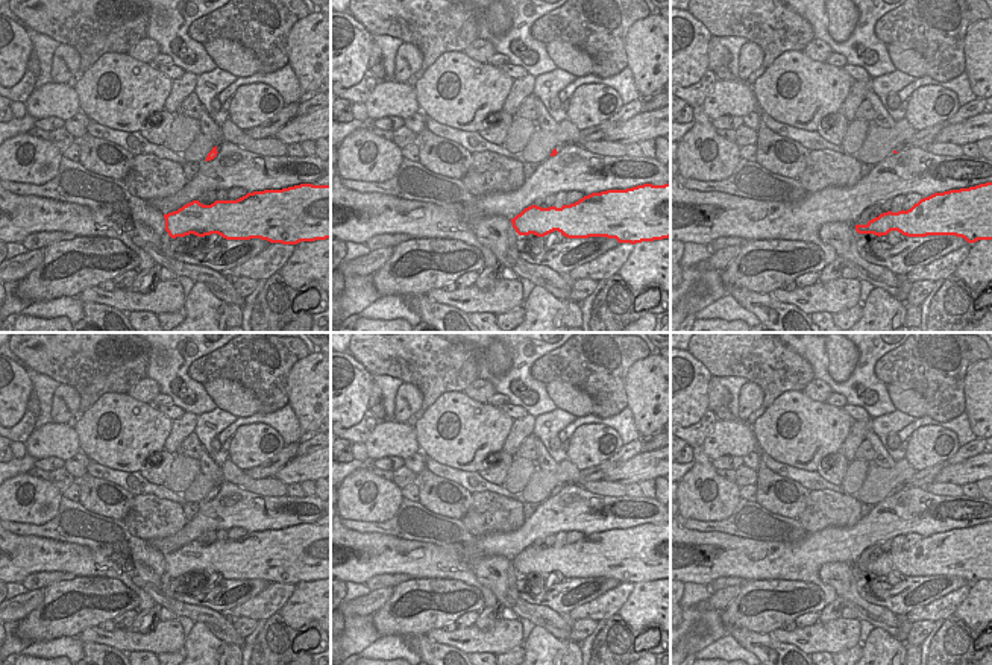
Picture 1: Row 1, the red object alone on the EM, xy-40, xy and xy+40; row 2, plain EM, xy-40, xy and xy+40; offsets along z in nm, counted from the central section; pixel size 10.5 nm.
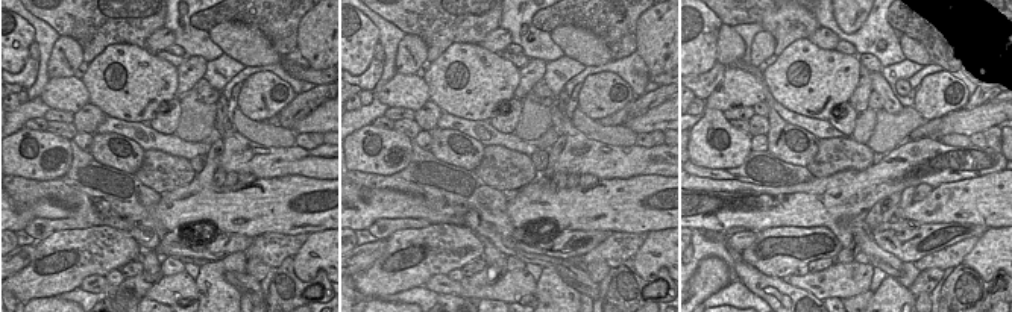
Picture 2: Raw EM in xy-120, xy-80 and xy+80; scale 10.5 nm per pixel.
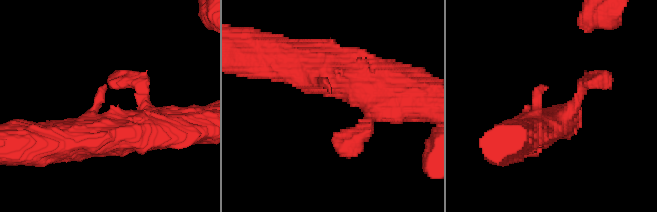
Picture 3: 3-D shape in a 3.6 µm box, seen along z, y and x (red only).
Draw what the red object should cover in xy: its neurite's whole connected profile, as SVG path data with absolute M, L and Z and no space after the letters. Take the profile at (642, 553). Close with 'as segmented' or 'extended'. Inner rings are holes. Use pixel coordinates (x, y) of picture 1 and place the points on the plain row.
M670 522L592 533L561 548L531 545L511 563L519 575L558 571L567 578L607 577L631 585L669 578Z | as segmented

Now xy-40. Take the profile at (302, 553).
M300 524L282 530L247 533L237 541L215 541L203 545L193 541L177 551L164 554L171 578L194 574L218 574L226 580L261 578L270 583L297 585L331 578L331 525Z | as segmented

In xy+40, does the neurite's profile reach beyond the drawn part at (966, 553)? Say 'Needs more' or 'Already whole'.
Already whole

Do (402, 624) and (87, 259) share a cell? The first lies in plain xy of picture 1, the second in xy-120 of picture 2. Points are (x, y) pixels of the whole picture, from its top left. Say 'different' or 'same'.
same

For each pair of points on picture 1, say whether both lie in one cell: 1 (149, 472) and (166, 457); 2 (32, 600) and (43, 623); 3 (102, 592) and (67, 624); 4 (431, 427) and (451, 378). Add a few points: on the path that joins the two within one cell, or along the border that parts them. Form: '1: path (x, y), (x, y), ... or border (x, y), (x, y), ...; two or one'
1: path (153, 472), (164, 462); one
2: border (44, 589), (44, 598), (18, 623); two
3: path (93, 601), (88, 609), (82, 609), (76, 615); one
4: border (463, 390), (443, 392), (425, 410); two

